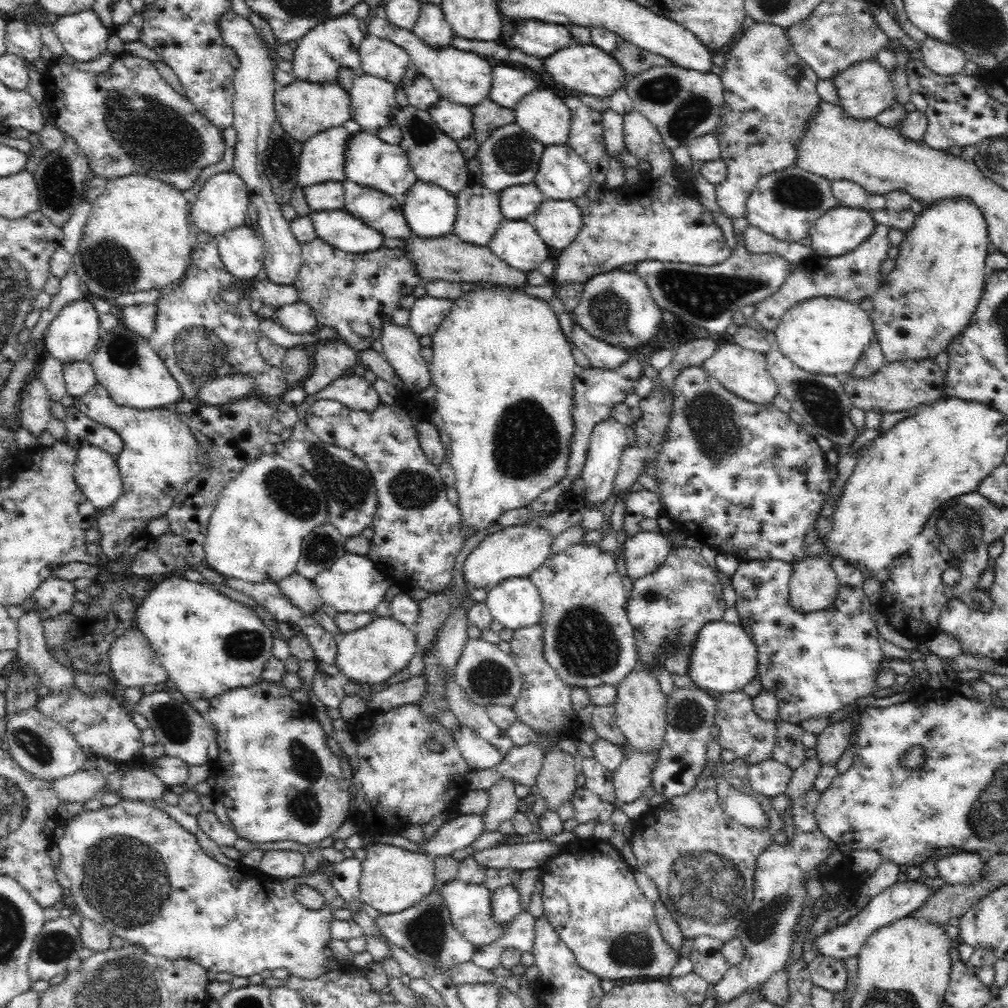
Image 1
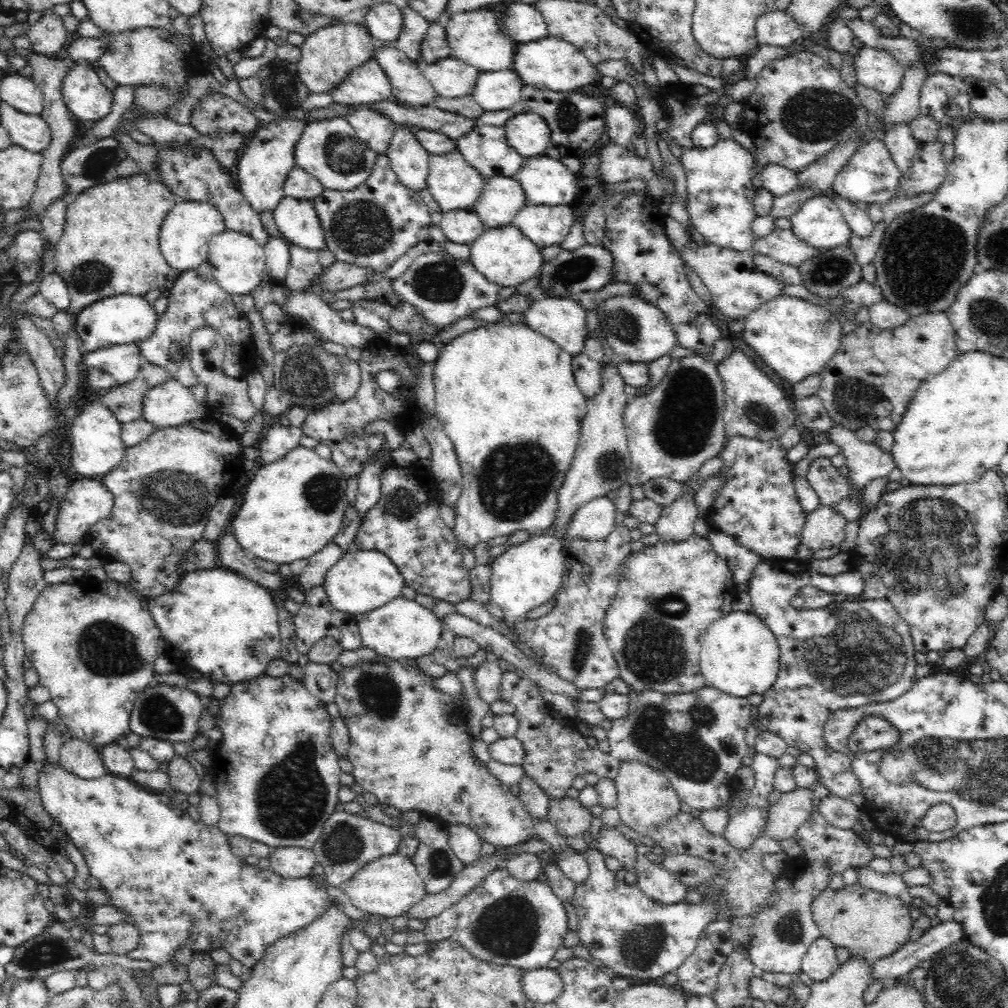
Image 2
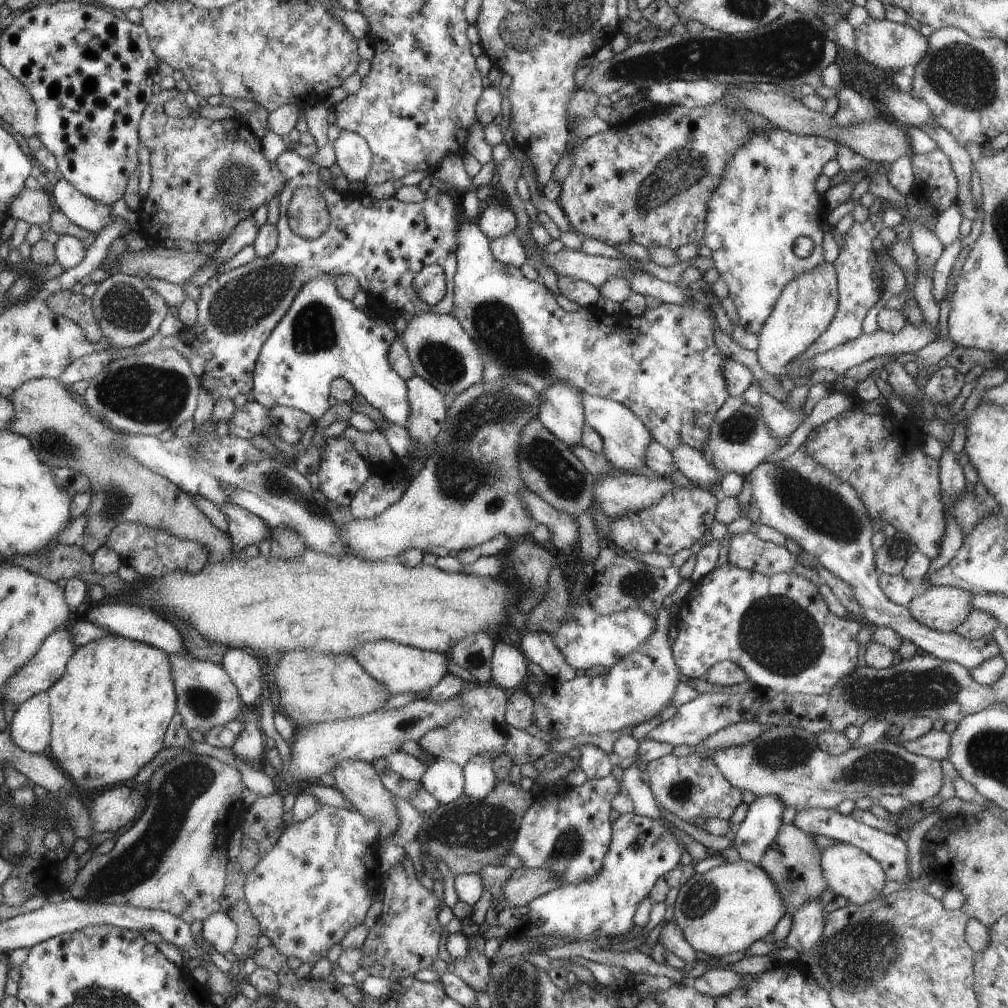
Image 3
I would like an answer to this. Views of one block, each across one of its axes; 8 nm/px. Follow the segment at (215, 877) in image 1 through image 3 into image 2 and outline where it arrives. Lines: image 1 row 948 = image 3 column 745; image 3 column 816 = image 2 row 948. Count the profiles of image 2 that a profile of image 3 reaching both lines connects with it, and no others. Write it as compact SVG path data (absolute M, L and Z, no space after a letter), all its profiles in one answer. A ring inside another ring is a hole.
M46 762L46 766L42 768L42 772L38 774L38 788L40 788L40 798L42 798L42 804L46 808L46 812L54 818L54 822L58 822L66 834L72 838L74 846L82 852L84 856L84 862L90 870L90 876L94 876L98 882L100 882L100 890L106 890L108 896L112 898L112 902L108 906L116 906L118 910L122 912L128 912L128 924L132 924L136 930L140 930L140 944L138 944L138 950L134 954L128 954L130 960L148 960L152 962L156 968L158 966L166 966L174 954L182 948L190 948L196 954L212 954L216 950L226 950L234 960L242 962L244 970L248 968L254 968L260 960L262 960L262 954L266 948L270 948L274 942L310 926L318 916L326 914L332 906L332 898L328 894L326 888L322 888L316 880L312 878L282 878L278 874L272 872L272 868L268 870L260 870L258 866L250 866L244 862L244 858L238 858L230 852L230 836L228 834L222 834L218 830L218 826L206 826L202 820L200 822L194 822L186 810L182 810L182 804L174 802L170 798L170 794L160 794L160 792L146 792L142 788L138 788L132 780L126 780L126 778L118 778L118 776L102 776L102 778L96 778L96 780L80 780L76 774L64 770L62 766L54 766L52 762Z

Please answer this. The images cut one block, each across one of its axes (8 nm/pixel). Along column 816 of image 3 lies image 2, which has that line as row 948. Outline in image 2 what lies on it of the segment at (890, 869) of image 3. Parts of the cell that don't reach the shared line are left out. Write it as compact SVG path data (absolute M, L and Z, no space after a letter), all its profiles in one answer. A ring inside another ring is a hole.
M824 936L818 938L810 946L808 954L802 958L802 972L806 972L814 980L814 984L828 980L838 970L838 966L840 966L836 962L836 958L838 958L836 950L838 948L834 948L828 942L828 938L824 938Z

